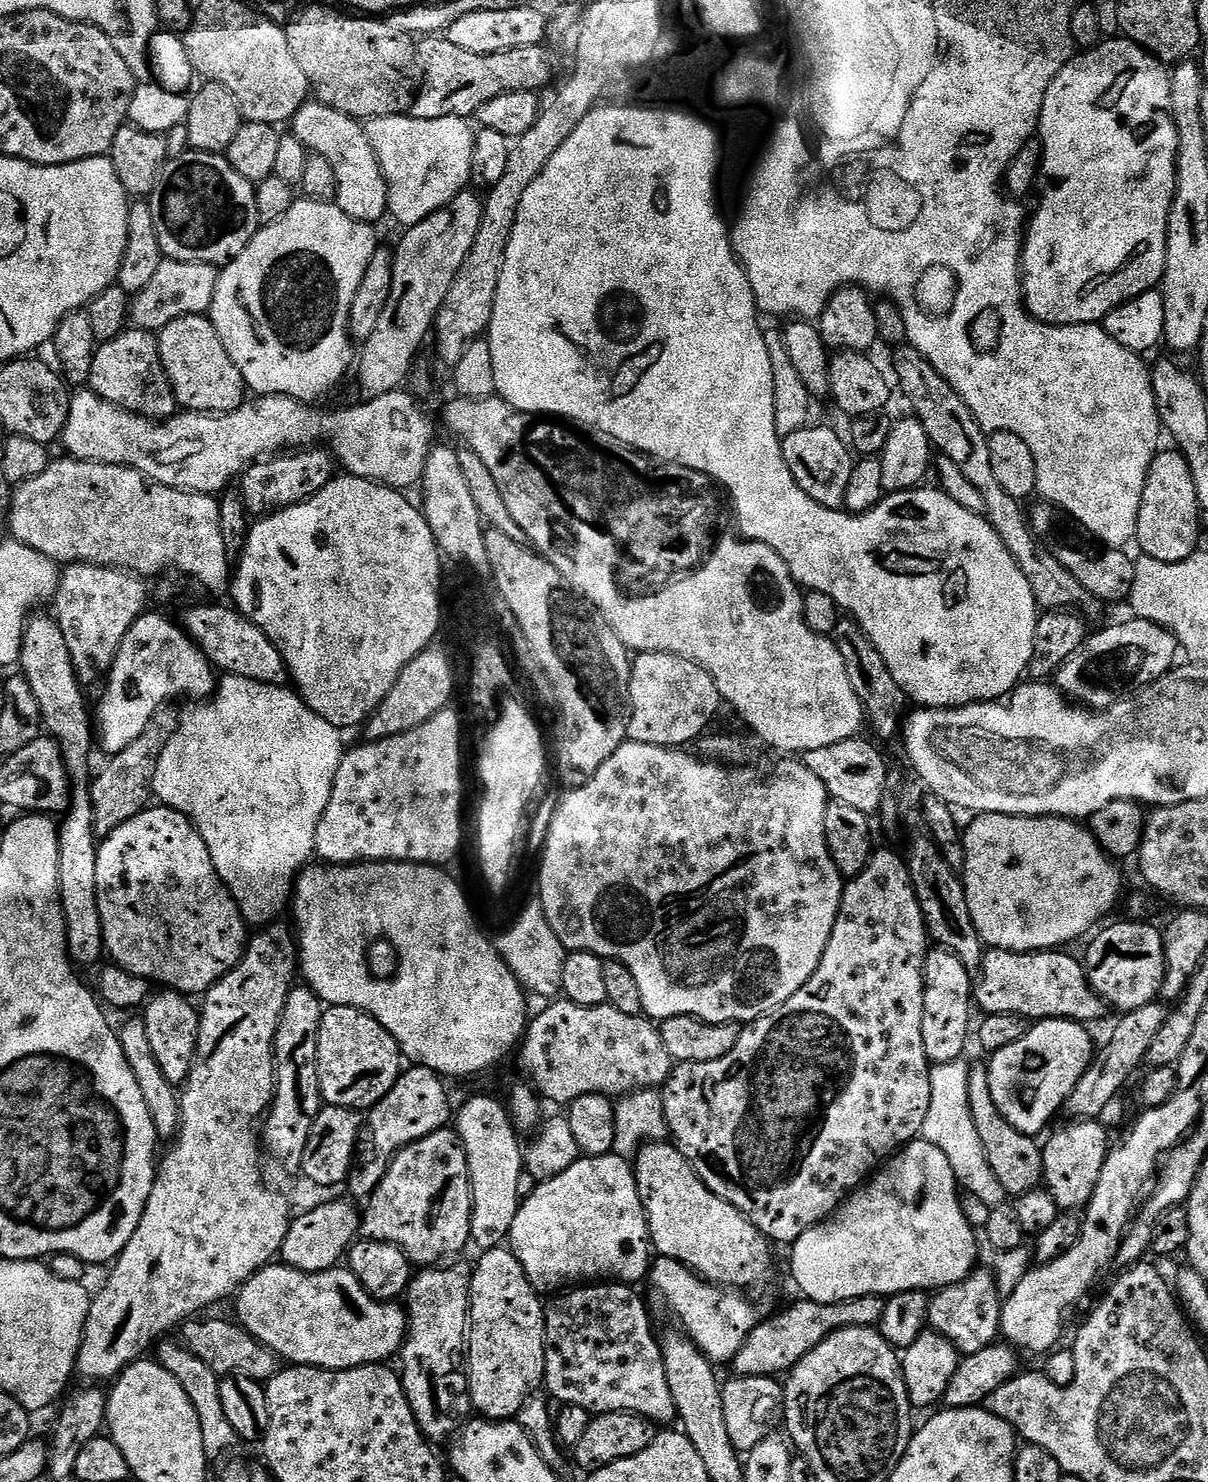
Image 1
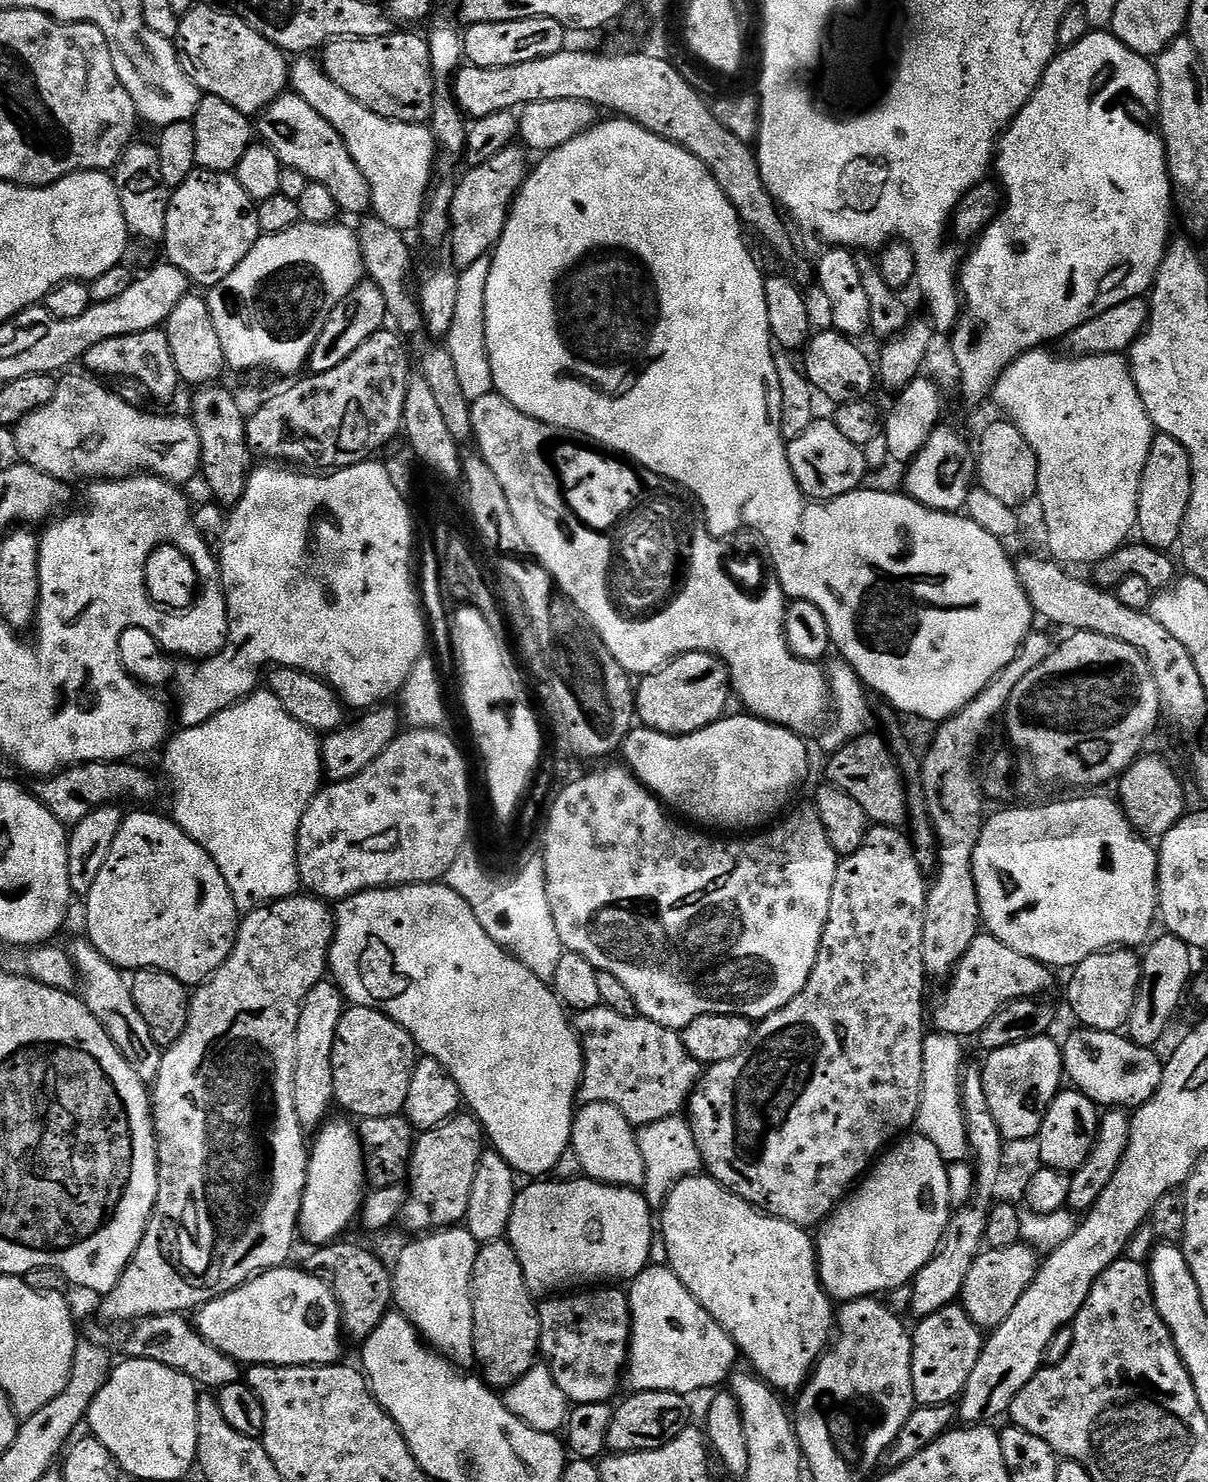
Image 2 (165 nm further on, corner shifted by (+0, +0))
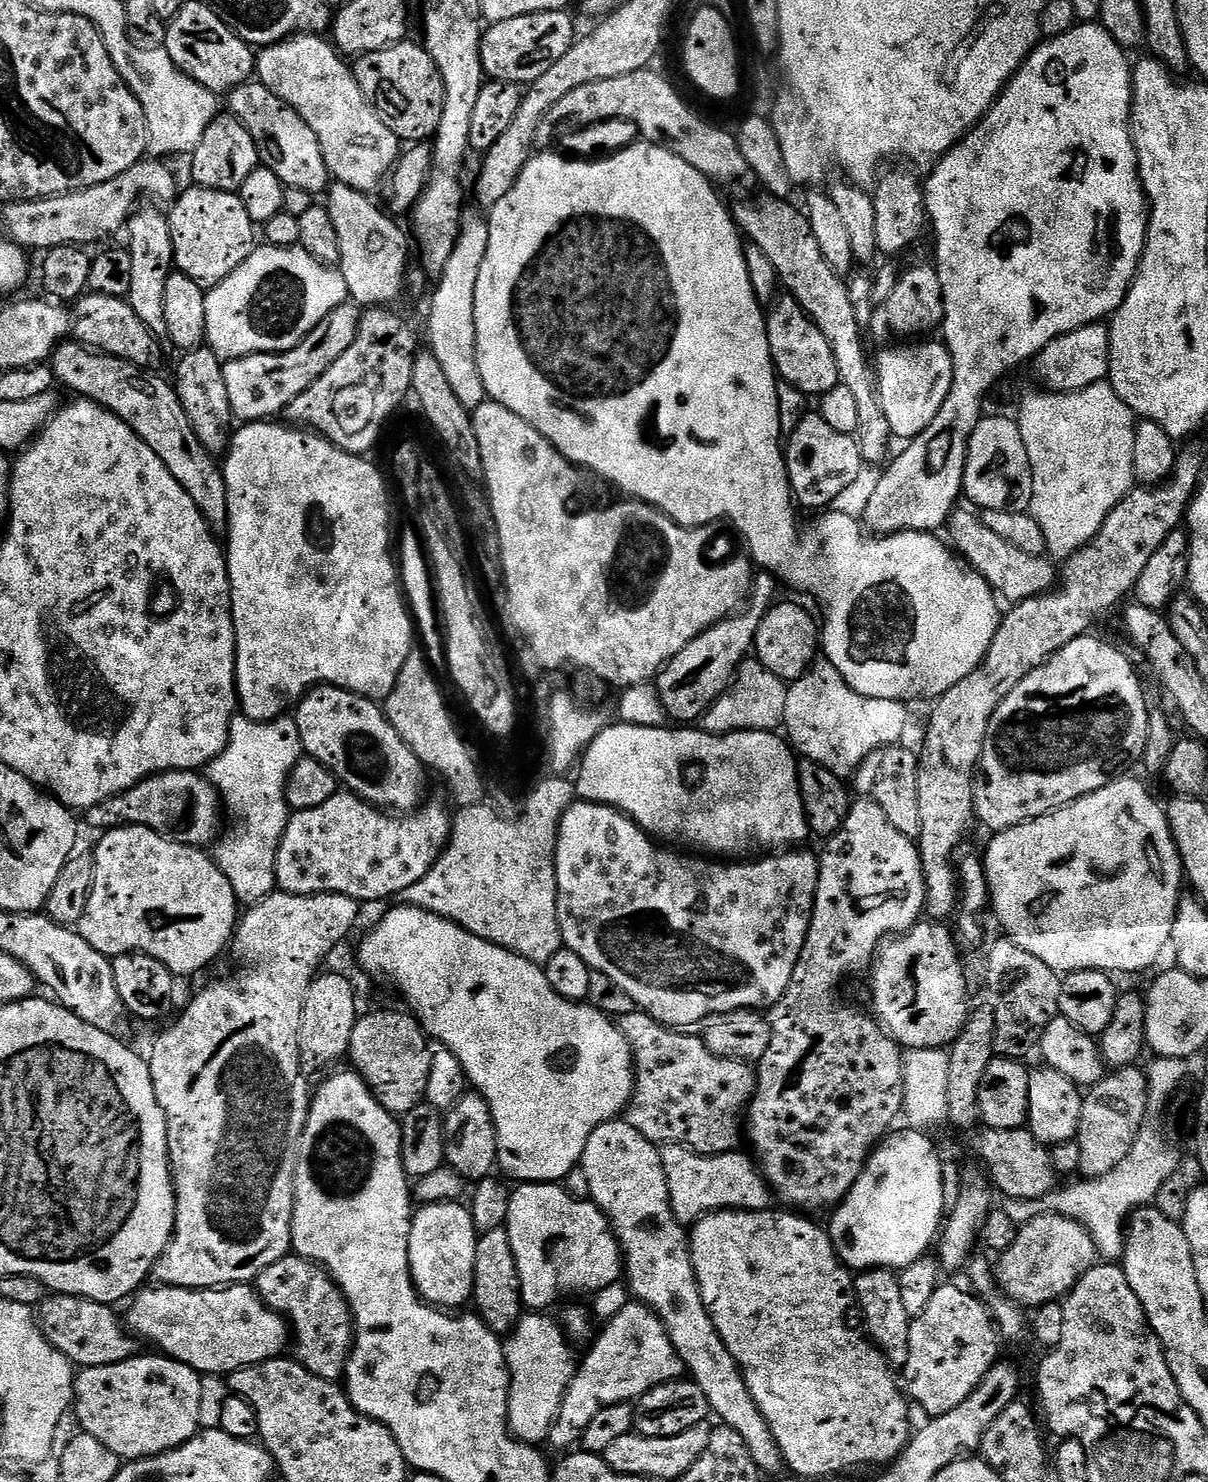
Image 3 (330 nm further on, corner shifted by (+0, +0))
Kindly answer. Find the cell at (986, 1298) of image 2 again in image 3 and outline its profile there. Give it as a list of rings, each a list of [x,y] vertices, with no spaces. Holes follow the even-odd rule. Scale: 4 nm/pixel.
[[[1046,1213],[1019,1225],[1014,1246],[999,1253],[994,1273],[1005,1296],[1025,1309],[1035,1310],[1067,1297],[1097,1260],[1097,1250],[1087,1229],[1068,1217]]]

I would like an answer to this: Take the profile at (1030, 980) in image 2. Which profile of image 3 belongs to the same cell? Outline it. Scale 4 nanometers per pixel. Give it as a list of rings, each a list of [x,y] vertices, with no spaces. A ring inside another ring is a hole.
[[[921,922],[913,926],[910,931],[904,933],[903,936],[899,936],[897,938],[891,939],[879,952],[878,957],[876,958],[874,962],[874,969],[872,972],[872,975],[874,974],[872,978],[872,1008],[870,1007],[871,1015],[875,1016],[876,1021],[880,1024],[880,1028],[891,1040],[895,1040],[897,1044],[900,1045],[901,1049],[907,1050],[909,1048],[943,1048],[947,1049],[949,1045],[951,1045],[952,1041],[956,1040],[958,1034],[964,1029],[964,1023],[967,1022],[969,1015],[970,1015],[970,1007],[968,1008],[968,976],[966,973],[964,973],[964,960],[962,957],[960,957],[960,948],[961,945],[958,943],[957,937],[954,935],[952,937],[952,932],[950,929],[948,929],[949,925],[944,922]]]

